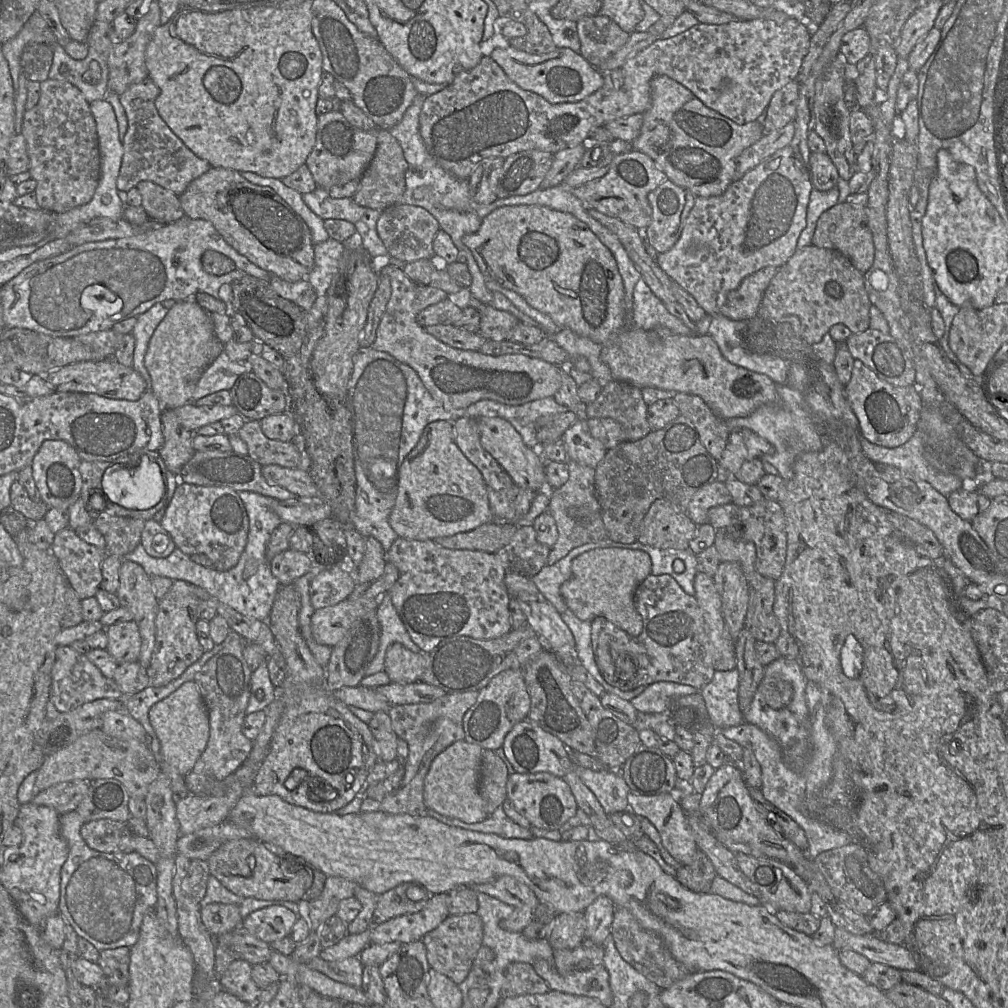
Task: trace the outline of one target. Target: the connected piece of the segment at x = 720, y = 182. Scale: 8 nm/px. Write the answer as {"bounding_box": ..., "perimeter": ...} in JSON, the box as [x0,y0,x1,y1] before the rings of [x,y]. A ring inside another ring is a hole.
{"bounding_box":[631,75,766,197],"perimeter":[[[666,75],[655,76],[650,83],[651,105],[643,113],[643,123],[637,138],[631,142],[633,150],[648,155],[667,179],[690,191],[696,197],[717,196],[734,181],[736,159],[766,133],[757,120],[739,125],[705,106],[691,91]]]}

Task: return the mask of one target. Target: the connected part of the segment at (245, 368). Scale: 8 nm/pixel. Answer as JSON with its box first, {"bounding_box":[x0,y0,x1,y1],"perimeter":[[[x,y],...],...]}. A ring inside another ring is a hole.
{"bounding_box":[190,351,251,403],"perimeter":[[[223,351],[204,371],[190,403],[220,390],[229,391],[240,375],[250,371],[251,365],[247,361],[232,361]]]}

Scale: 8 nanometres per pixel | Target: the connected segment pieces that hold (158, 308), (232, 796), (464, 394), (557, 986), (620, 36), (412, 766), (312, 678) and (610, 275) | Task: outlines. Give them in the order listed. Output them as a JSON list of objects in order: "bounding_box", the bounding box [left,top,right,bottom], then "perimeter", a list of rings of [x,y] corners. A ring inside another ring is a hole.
[{"bounding_box":[131,303,168,390],"perimeter":[[[162,303],[154,304],[146,312],[137,316],[137,322],[131,332],[135,338],[133,368],[145,379],[147,390],[151,390],[151,378],[145,367],[144,357],[155,329],[166,317],[168,311]]]},{"bounding_box":[176,780,244,835],"perimeter":[[[239,780],[234,781],[222,796],[197,796],[189,794],[176,803],[176,816],[180,835],[215,826],[228,819],[244,792]]]},{"bounding_box":[371,260,561,410],"perimeter":[[[387,260],[379,261],[379,265],[375,269],[378,274],[389,276],[391,281],[391,297],[380,320],[376,331],[376,338],[371,347],[375,350],[386,352],[398,361],[413,368],[431,396],[439,401],[445,410],[465,409],[483,399],[518,406],[534,400],[553,397],[561,387],[561,367],[558,365],[523,354],[487,355],[479,350],[457,349],[441,342],[419,325],[416,317],[426,307],[448,298],[448,294],[430,284],[421,285],[415,283],[404,274],[401,268]]]},{"bounding_box":[532,959,613,1007],"perimeter":[[[543,959],[535,961],[532,967],[545,980],[550,990],[591,997],[606,1007],[612,1005],[613,995],[609,984],[609,973],[603,965],[567,975],[561,975],[555,966]]]},{"bounding_box":[576,15,630,68],"perimeter":[[[603,15],[582,17],[576,26],[580,54],[595,68],[619,50],[630,37],[617,23]]]},{"bounding_box":[360,691,479,816],"perimeter":[[[479,691],[446,694],[430,703],[392,705],[388,710],[396,735],[408,744],[408,757],[404,763],[401,784],[384,799],[378,801],[364,797],[360,812],[384,812],[425,816],[428,808],[424,803],[424,780],[432,761],[456,741],[464,740],[463,717],[479,696]]]},{"bounding_box":[252,585,379,813],"perimeter":[[[294,585],[281,586],[267,622],[286,662],[285,680],[280,687],[275,687],[276,698],[283,701],[285,709],[273,733],[270,751],[254,778],[252,791],[258,796],[278,795],[292,805],[301,806],[314,812],[333,813],[350,803],[359,792],[366,788],[366,778],[373,766],[379,761],[379,757],[368,724],[357,718],[349,710],[349,707],[338,700],[334,692],[328,688],[326,668],[320,666],[315,660],[301,634],[299,626],[300,608],[300,595]],[[295,768],[305,769],[308,776],[300,782],[296,789],[288,790],[284,782]],[[312,778],[320,778],[325,785],[326,791],[322,794],[322,800],[315,801],[310,797]]]},{"bounding_box":[463,205,778,420],"perimeter":[[[514,205],[502,206],[493,210],[482,220],[477,232],[465,235],[463,243],[471,250],[480,272],[485,280],[494,281],[504,288],[512,290],[521,295],[533,308],[548,315],[560,330],[570,329],[575,334],[589,338],[601,346],[601,360],[609,367],[613,380],[629,383],[639,389],[658,388],[667,391],[693,394],[701,397],[712,412],[719,418],[727,420],[734,417],[745,417],[754,412],[757,408],[774,404],[778,401],[777,384],[765,374],[757,373],[746,368],[730,363],[722,355],[717,343],[709,335],[672,335],[661,337],[654,331],[636,328],[626,321],[625,292],[623,281],[619,273],[617,263],[610,250],[598,239],[598,237],[582,221],[572,214],[550,209],[541,205]]]}]

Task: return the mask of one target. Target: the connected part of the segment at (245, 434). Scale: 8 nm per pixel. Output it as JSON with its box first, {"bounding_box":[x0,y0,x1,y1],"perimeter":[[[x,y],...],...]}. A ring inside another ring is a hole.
{"bounding_box":[237,420,304,468],"perimeter":[[[246,420],[237,435],[247,444],[248,455],[261,466],[275,464],[296,468],[304,464],[304,437],[301,433],[289,442],[273,440],[263,433],[260,421]]]}

